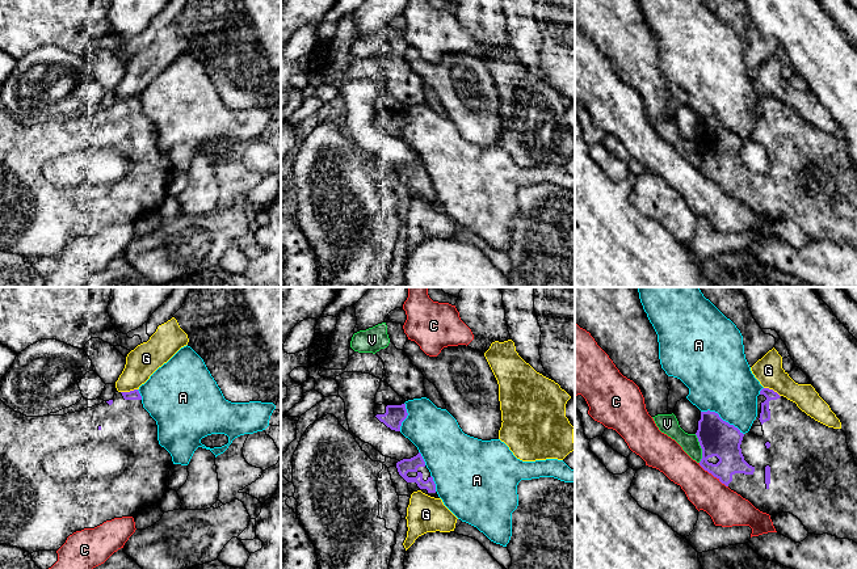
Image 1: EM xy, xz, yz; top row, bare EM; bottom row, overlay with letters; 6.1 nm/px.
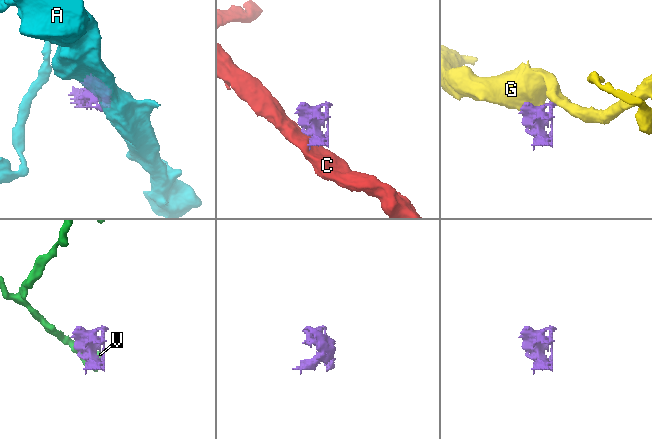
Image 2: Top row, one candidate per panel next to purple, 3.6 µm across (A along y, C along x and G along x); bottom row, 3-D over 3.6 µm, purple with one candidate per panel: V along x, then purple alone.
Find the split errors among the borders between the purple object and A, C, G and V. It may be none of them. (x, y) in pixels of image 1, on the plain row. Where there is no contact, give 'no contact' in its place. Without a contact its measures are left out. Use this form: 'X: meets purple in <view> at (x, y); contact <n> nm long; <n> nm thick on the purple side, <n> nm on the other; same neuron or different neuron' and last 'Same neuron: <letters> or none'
A: meets purple in yz at (721, 125); contact 300 nm long; 220 nm thick on the purple side, 400 nm on the other; different neuron
C: meets purple in yz at (713, 181); contact 240 nm long; 220 nm thick on the purple side, 220 nm on the other; different neuron
G: meets purple in xy at (129, 98); contact 110 nm long; 60 nm thick on the purple side, 190 nm on the other; different neuron
V: meets purple in yz at (701, 154); contact 180 nm long; 220 nm thick on the purple side, 120 nm on the other; different neuron
Same neuron: none

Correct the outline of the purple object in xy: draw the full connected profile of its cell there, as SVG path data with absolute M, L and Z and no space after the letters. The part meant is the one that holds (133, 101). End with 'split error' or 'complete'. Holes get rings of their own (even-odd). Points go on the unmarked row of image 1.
M138 96L115 98L114 104L100 111L64 122L26 123L14 118L0 106L0 250L21 254L29 260L58 257L70 241L84 235L94 235L106 227L134 223L139 218L159 210L167 197L167 184L172 174L171 160L159 151L157 131L143 114Z; split error

